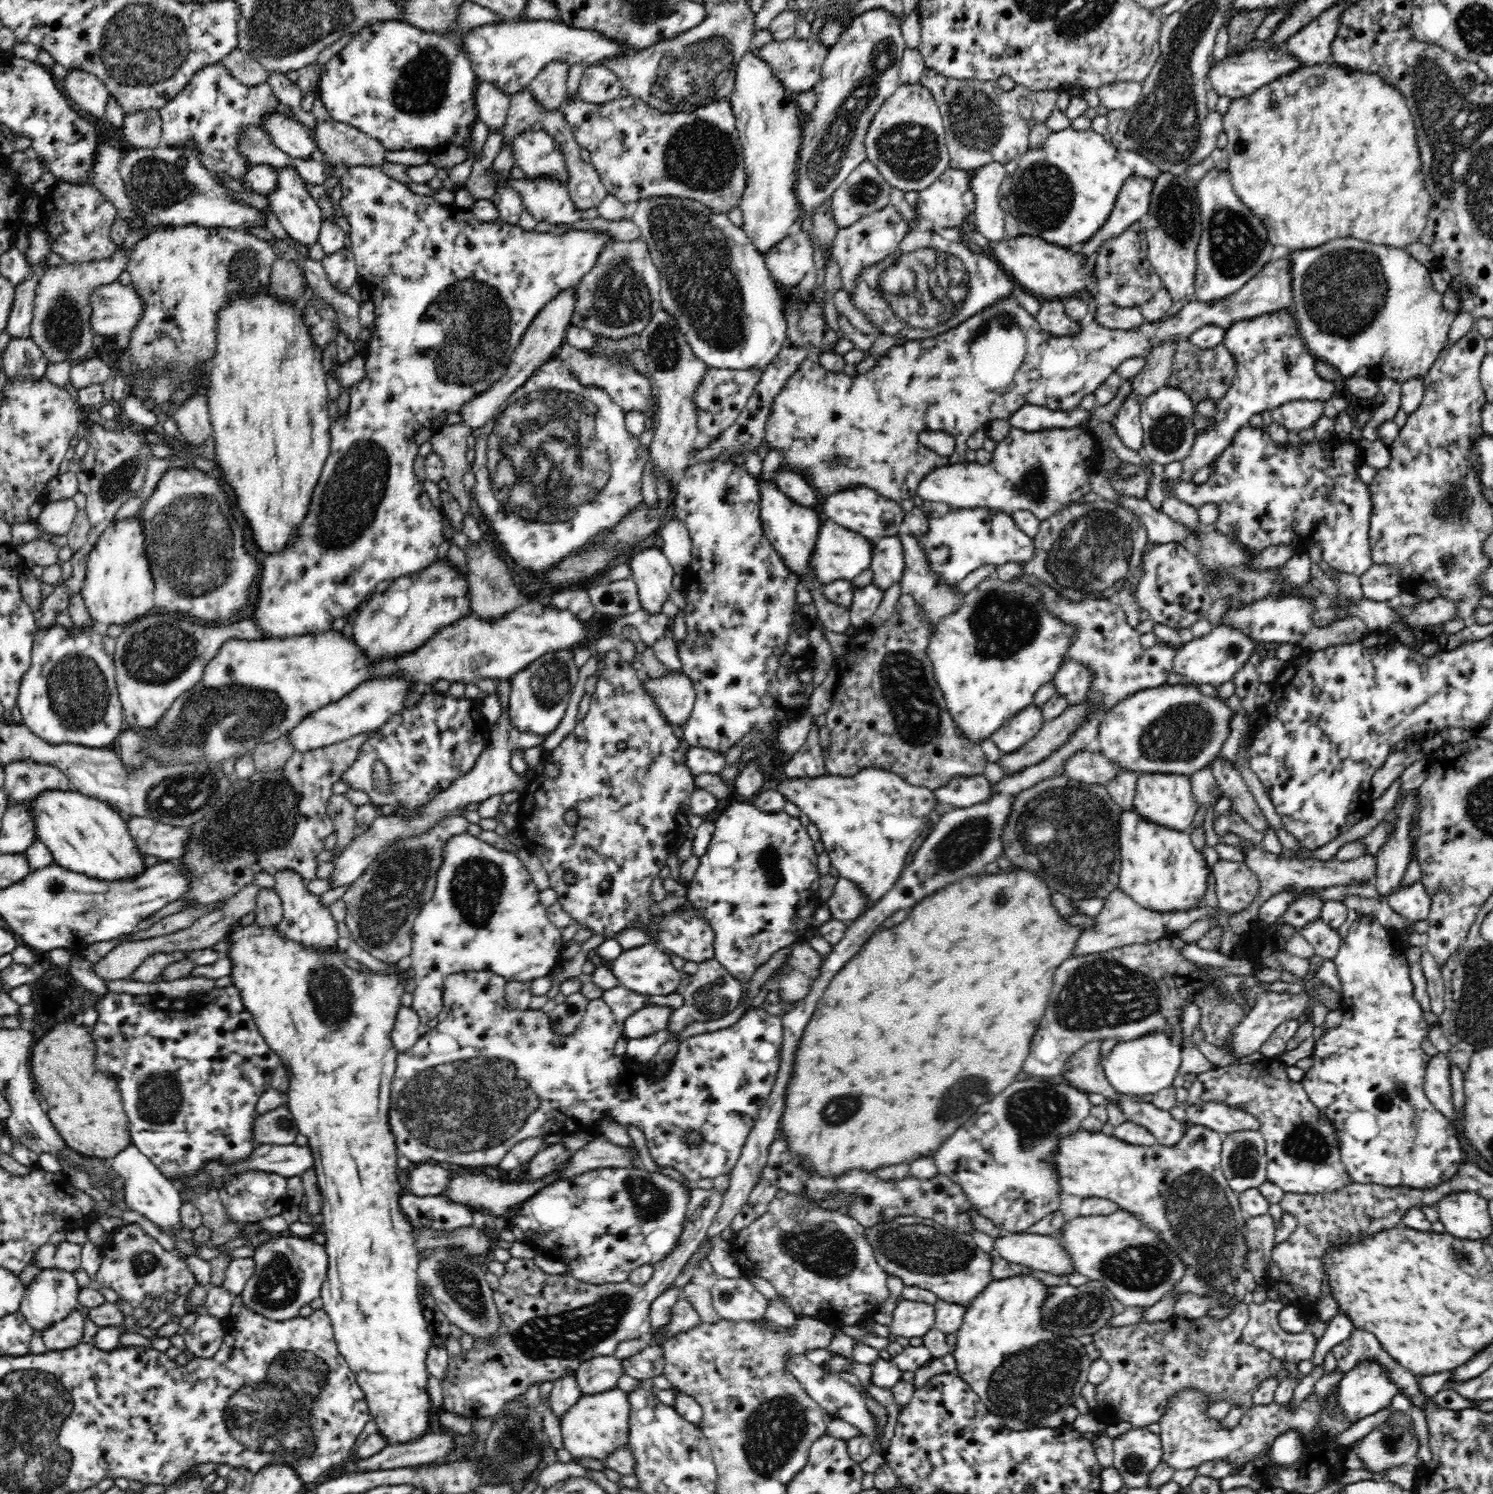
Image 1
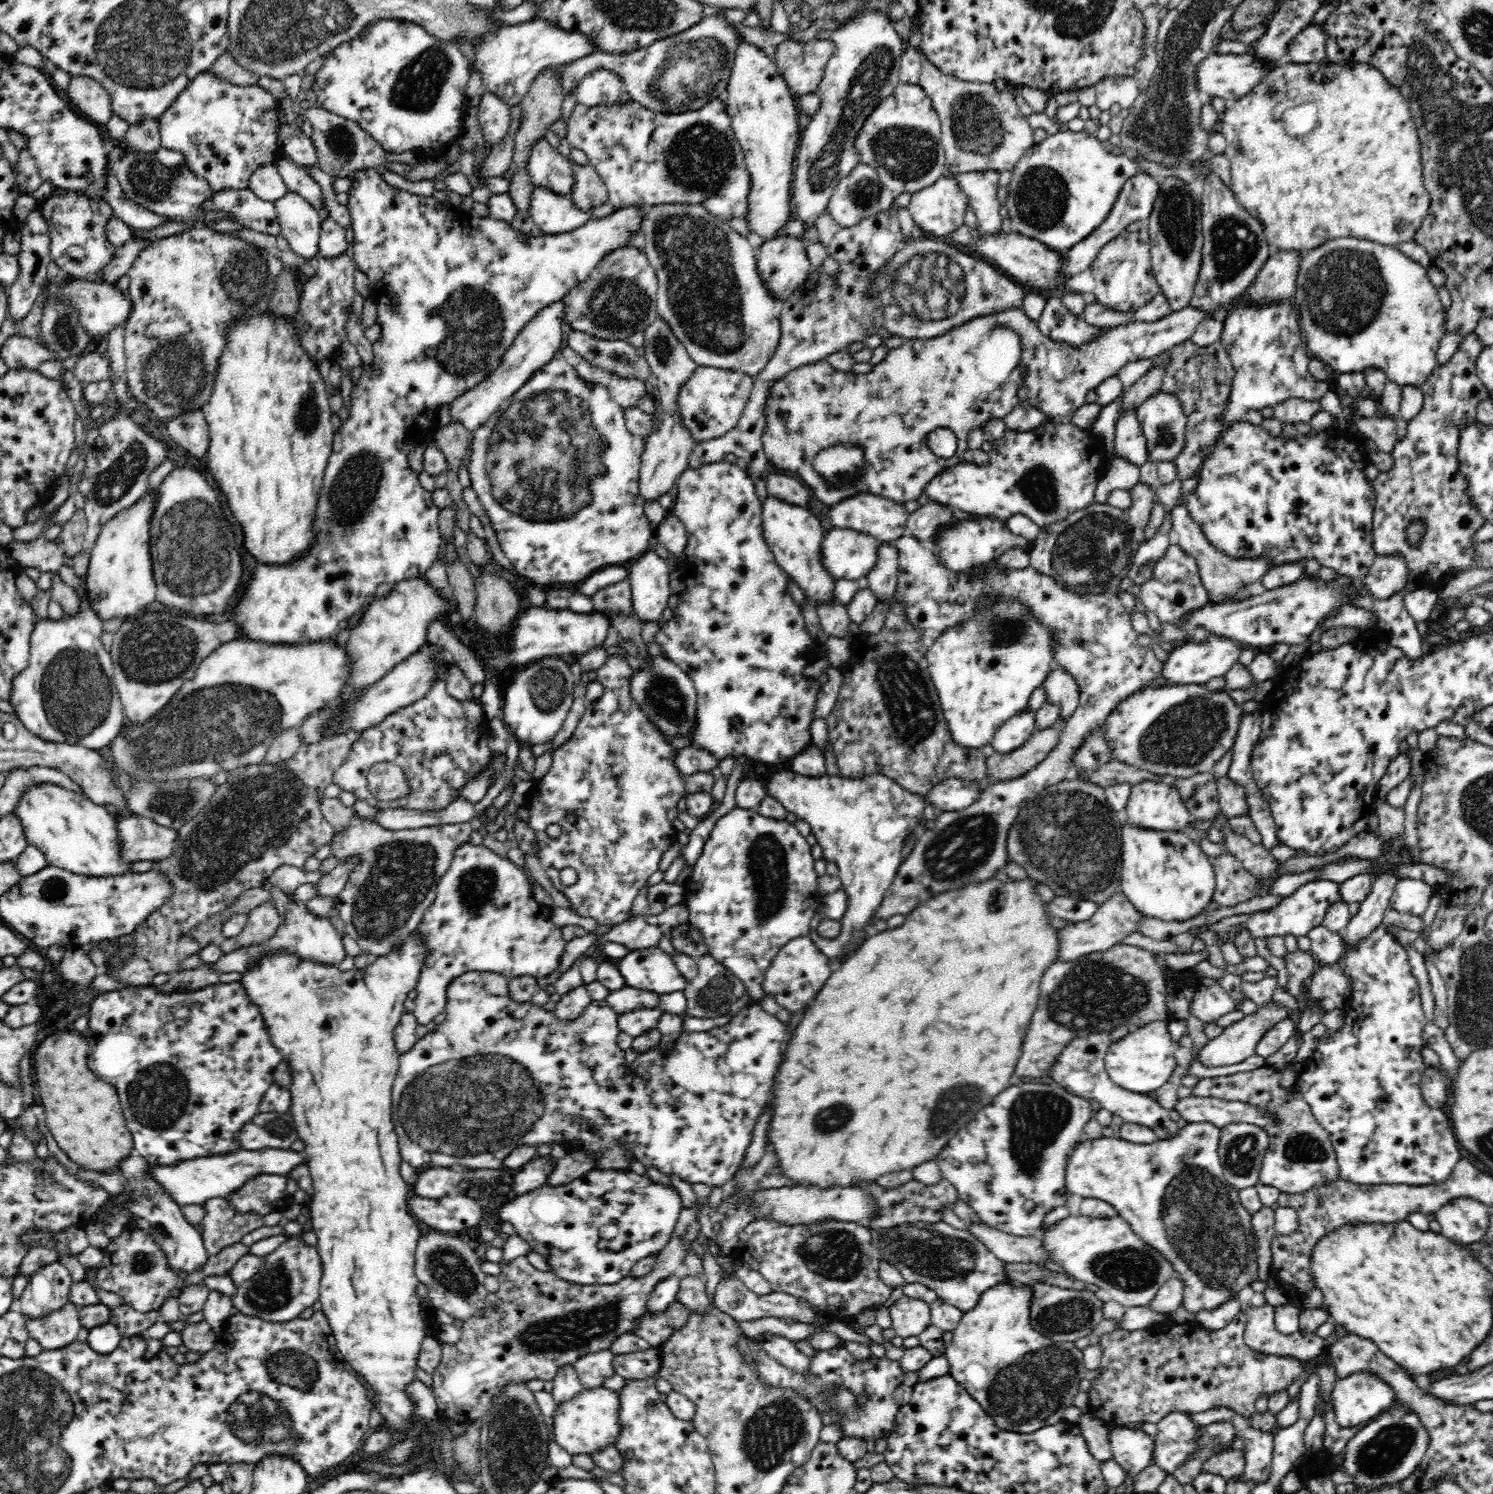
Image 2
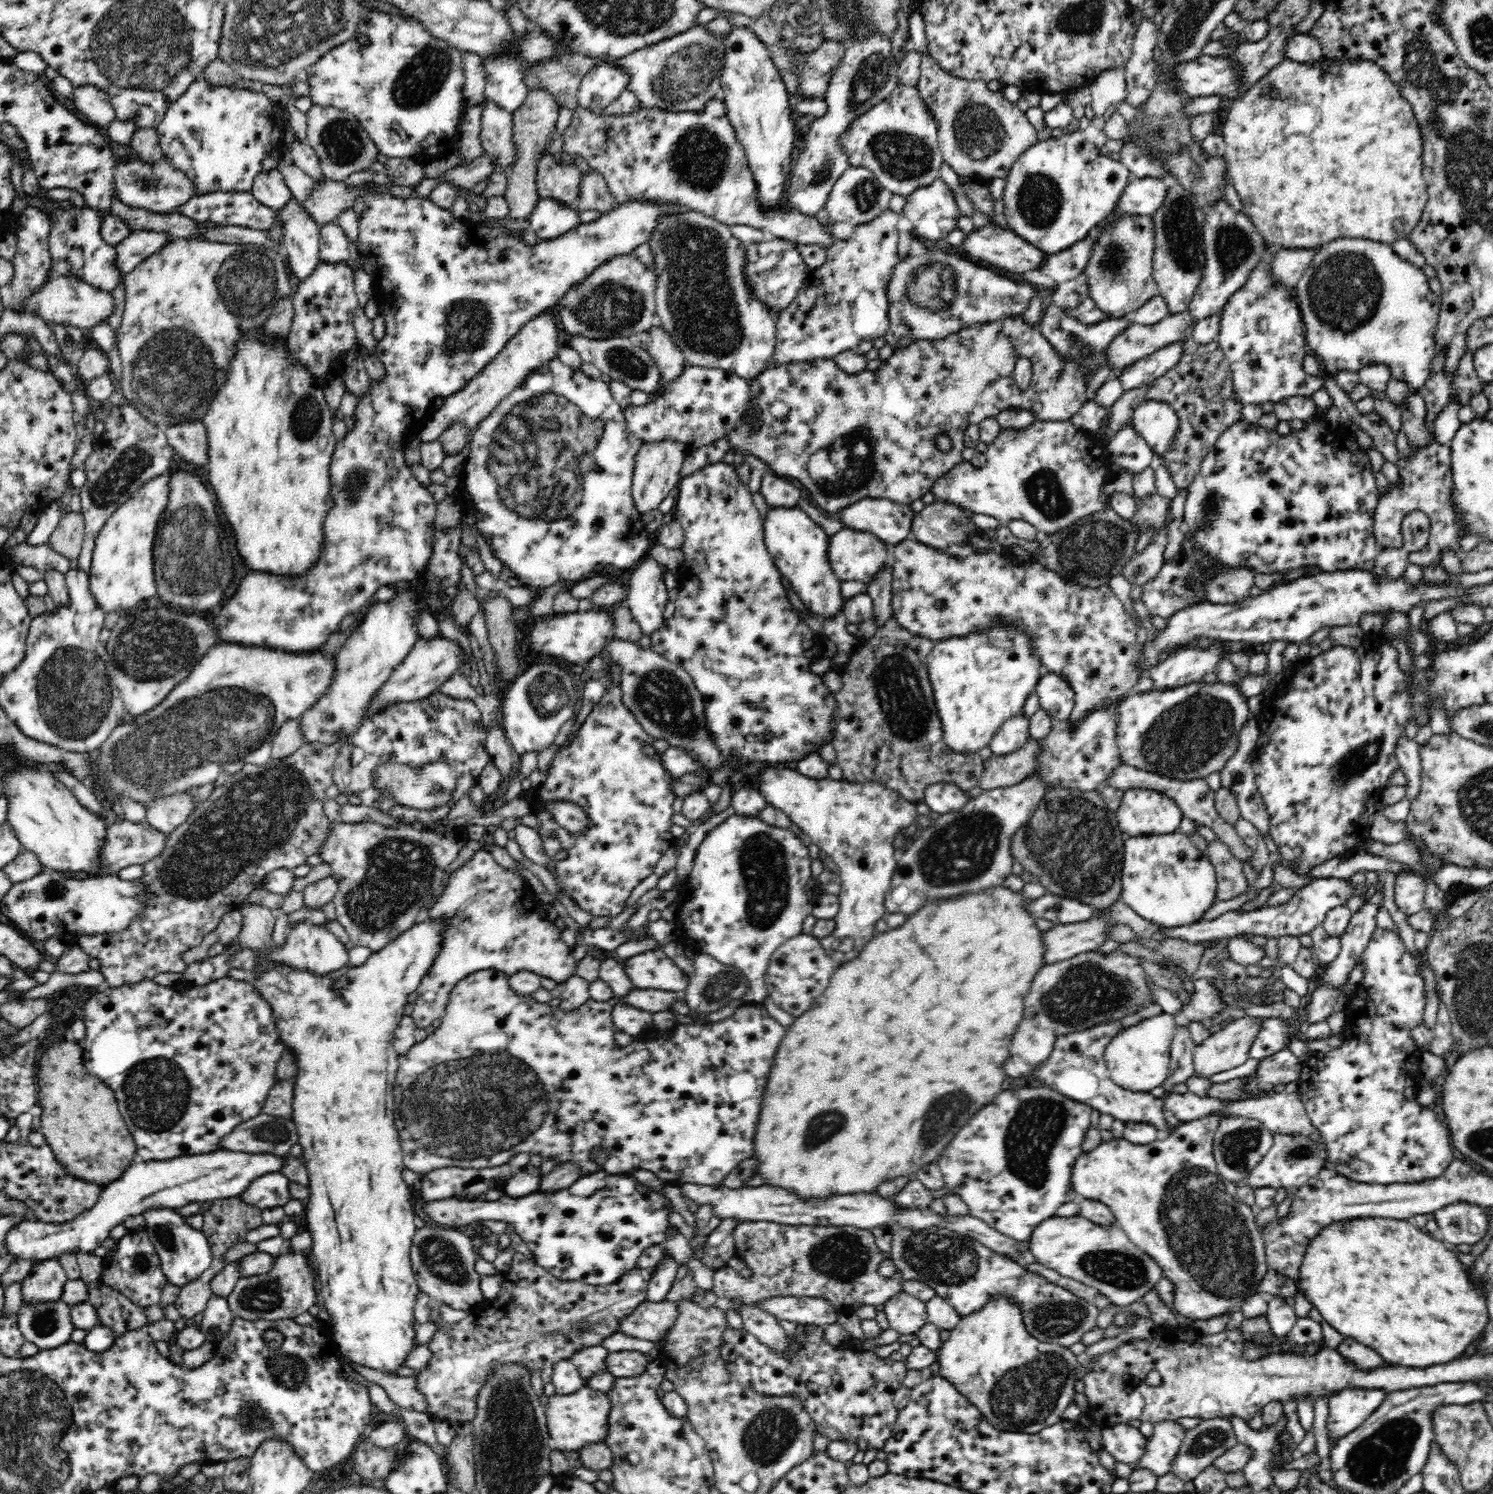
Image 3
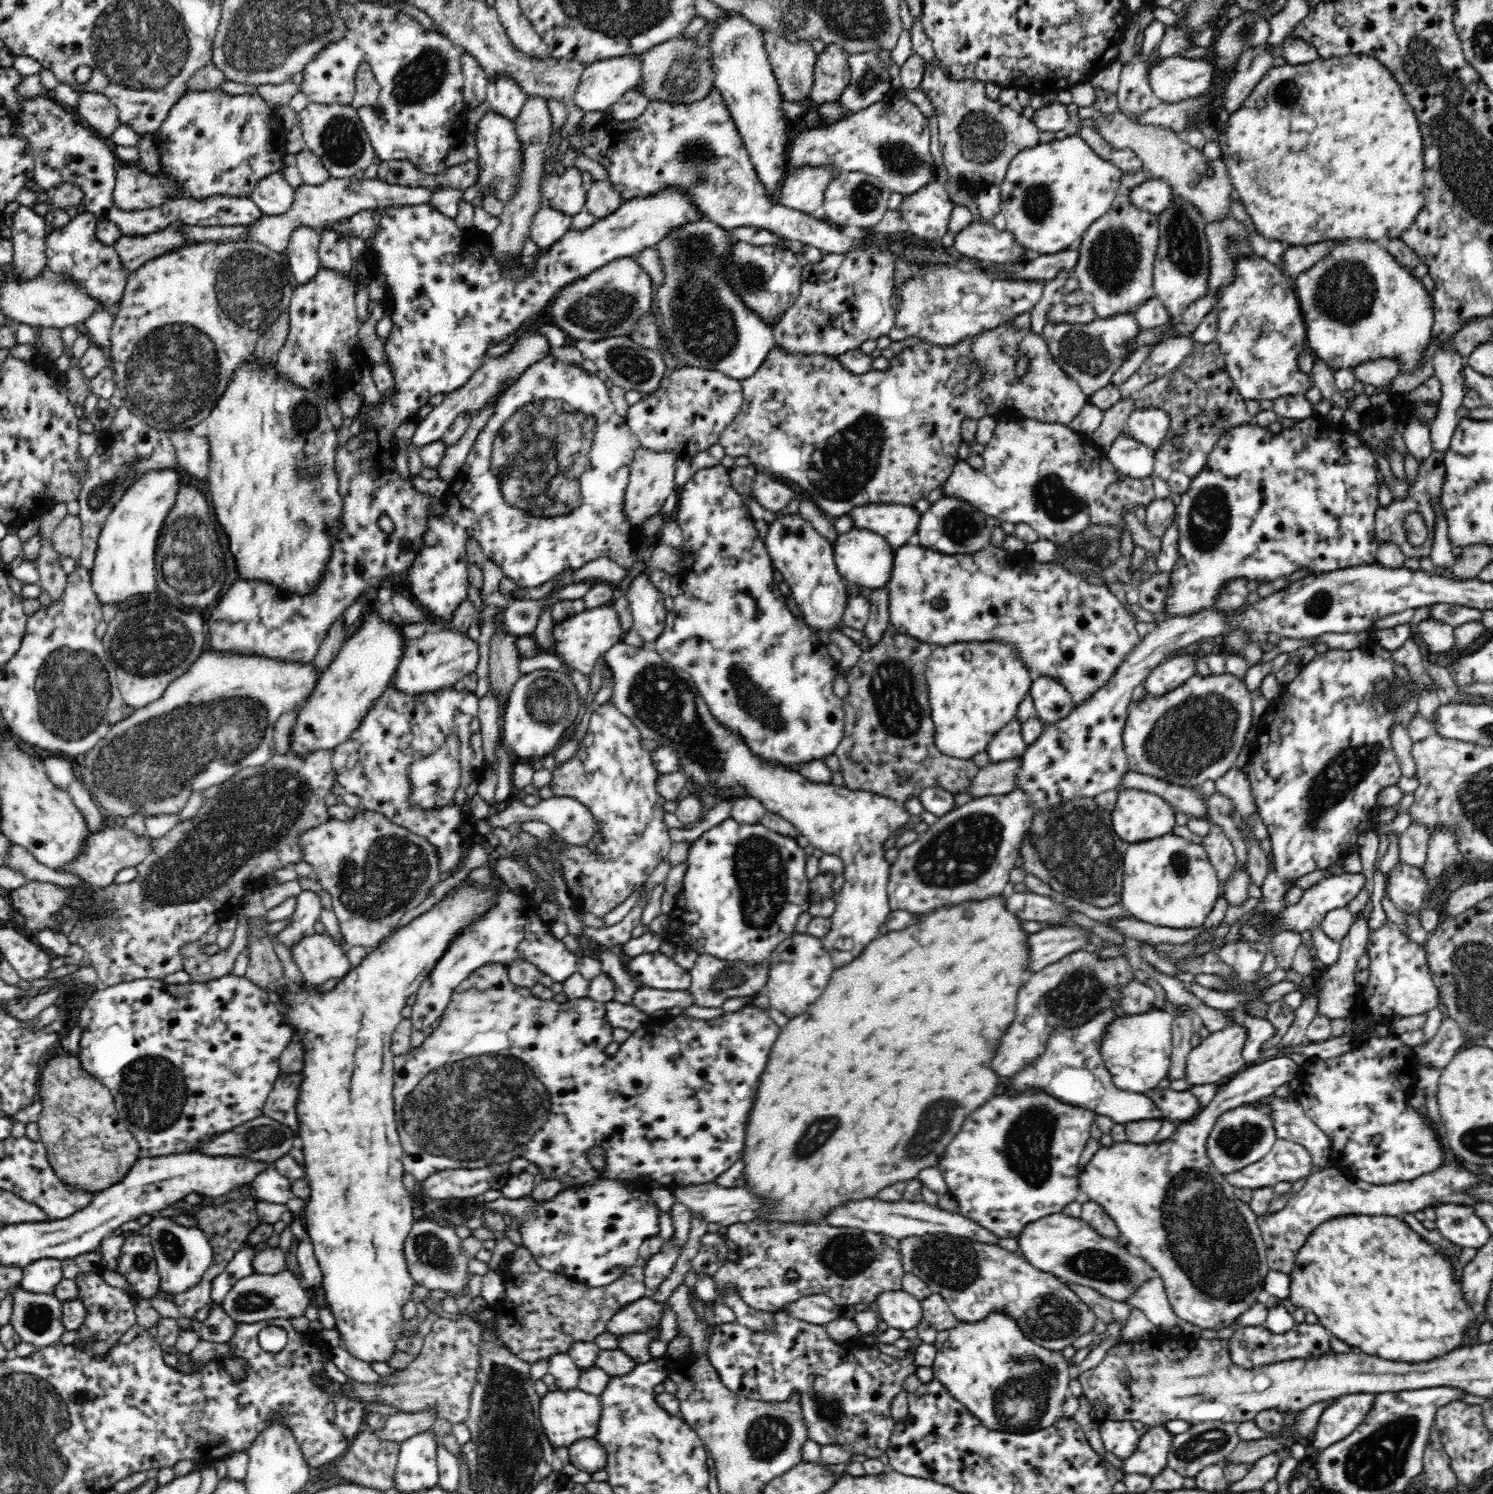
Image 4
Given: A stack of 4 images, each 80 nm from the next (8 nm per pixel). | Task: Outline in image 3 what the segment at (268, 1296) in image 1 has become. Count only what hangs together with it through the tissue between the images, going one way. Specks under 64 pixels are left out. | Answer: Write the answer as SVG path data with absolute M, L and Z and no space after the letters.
M284 1248L273 1267L267 1272L254 1276L240 1277L234 1290L226 1296L228 1307L236 1318L242 1318L249 1322L256 1320L274 1321L281 1319L295 1319L306 1312L312 1304L316 1303L316 1291L314 1291L314 1277L310 1267L306 1265L306 1257L302 1252L288 1253Z

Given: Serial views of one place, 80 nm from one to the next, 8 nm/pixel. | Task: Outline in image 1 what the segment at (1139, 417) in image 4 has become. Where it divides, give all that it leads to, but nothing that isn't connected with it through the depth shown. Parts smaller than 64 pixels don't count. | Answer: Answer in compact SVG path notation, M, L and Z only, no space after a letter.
M1166 385L1140 403L1140 420L1143 426L1141 455L1144 460L1161 465L1183 461L1189 455L1196 440L1195 430L1191 430L1190 425L1194 420L1195 410L1188 395Z

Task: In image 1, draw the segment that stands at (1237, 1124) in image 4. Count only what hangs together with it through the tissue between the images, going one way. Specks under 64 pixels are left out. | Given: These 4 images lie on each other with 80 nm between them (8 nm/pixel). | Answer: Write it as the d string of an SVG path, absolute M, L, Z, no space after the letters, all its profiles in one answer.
M1240 1128L1223 1136L1221 1168L1236 1192L1258 1188L1267 1182L1265 1138L1256 1129Z

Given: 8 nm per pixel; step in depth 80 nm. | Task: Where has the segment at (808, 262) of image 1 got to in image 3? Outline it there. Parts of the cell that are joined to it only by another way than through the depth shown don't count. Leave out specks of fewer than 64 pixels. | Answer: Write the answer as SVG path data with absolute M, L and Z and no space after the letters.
M773 239L759 243L744 244L744 279L752 297L777 314L784 310L796 297L801 285L808 278L809 269L804 263L794 242Z

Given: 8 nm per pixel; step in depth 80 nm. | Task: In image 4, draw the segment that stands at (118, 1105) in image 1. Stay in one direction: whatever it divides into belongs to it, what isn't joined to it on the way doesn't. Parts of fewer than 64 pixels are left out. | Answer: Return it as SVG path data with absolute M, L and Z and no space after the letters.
M63 1047L55 1051L54 1056L46 1064L46 1068L42 1070L38 1100L44 1107L37 1122L39 1140L44 1143L48 1163L59 1180L77 1190L92 1193L94 1196L126 1178L126 1174L140 1157L139 1142L117 1114L110 1090L81 1068L77 1056L67 1054Z

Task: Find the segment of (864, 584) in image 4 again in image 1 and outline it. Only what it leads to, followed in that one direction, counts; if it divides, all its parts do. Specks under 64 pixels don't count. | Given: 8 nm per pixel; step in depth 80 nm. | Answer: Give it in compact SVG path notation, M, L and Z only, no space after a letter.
M828 519L820 527L818 540L815 544L812 569L816 573L815 578L821 587L830 584L833 580L852 580L862 572L870 569L872 564L874 541L867 539L860 533L838 526Z

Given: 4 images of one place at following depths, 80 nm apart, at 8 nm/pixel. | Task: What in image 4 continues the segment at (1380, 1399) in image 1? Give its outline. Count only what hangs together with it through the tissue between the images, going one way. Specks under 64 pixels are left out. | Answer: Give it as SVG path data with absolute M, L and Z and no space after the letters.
M1356 1393L1339 1396L1328 1408L1323 1410L1313 1434L1310 1445L1320 1452L1339 1440L1344 1440L1364 1416L1370 1412L1378 1397L1372 1393Z

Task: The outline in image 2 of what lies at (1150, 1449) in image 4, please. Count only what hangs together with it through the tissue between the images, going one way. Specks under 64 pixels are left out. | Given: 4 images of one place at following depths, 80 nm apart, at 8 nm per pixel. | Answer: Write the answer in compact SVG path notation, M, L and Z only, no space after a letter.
M1170 1413L1156 1426L1158 1432L1153 1437L1152 1465L1170 1474L1196 1450L1196 1428L1199 1426L1184 1413Z

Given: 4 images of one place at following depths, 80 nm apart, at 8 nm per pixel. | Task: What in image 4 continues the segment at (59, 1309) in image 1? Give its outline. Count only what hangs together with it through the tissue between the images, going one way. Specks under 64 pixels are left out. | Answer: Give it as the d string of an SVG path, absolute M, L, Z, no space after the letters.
M40 1258L25 1266L22 1270L21 1285L42 1294L50 1294L54 1290L54 1284L62 1279L60 1260L56 1258Z

